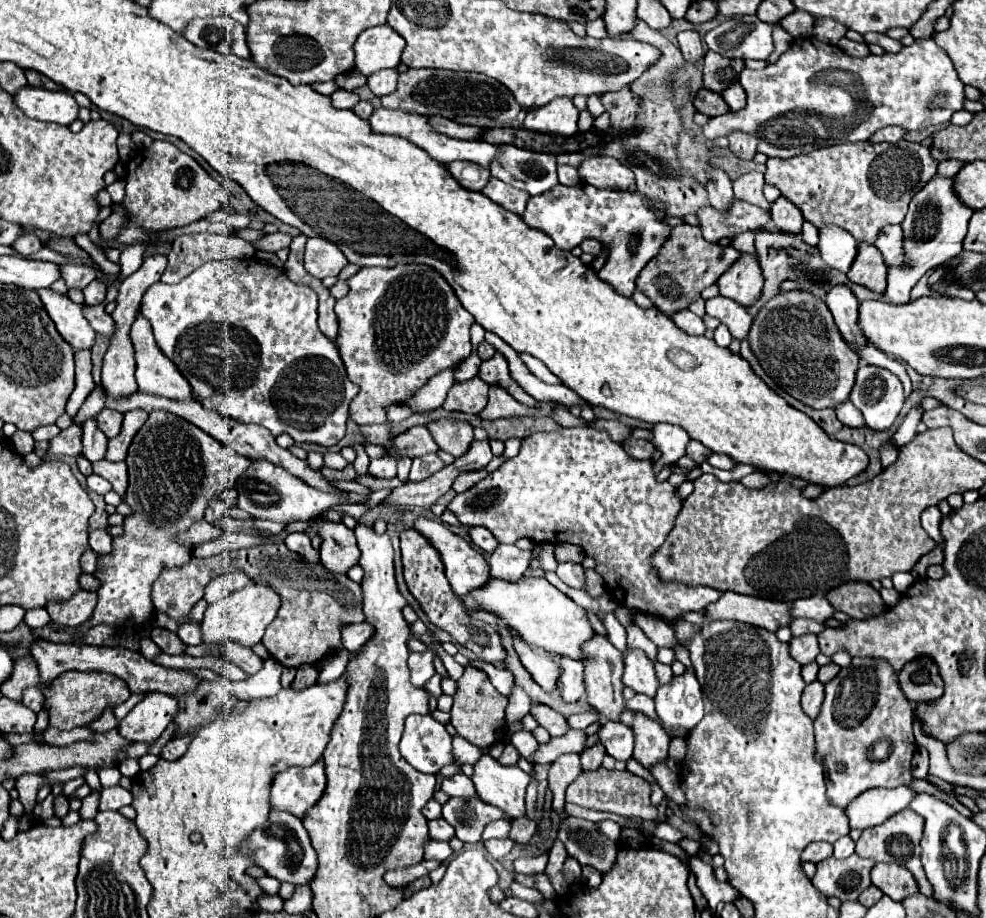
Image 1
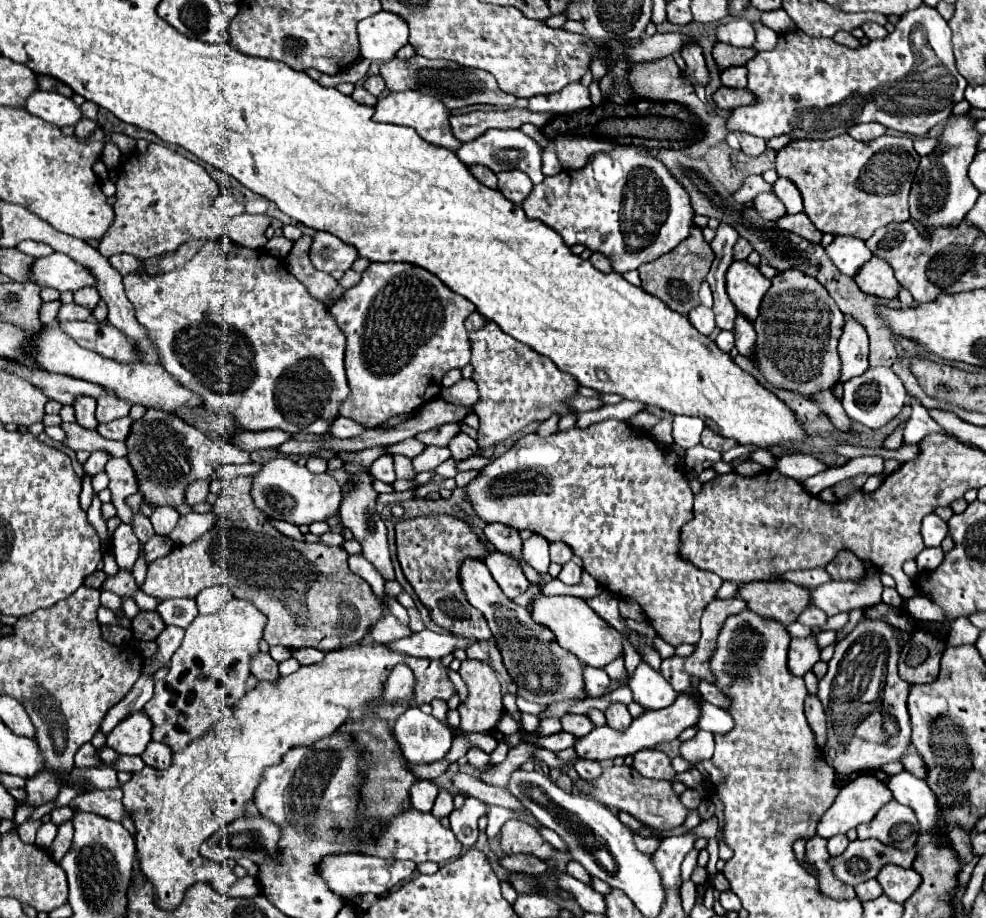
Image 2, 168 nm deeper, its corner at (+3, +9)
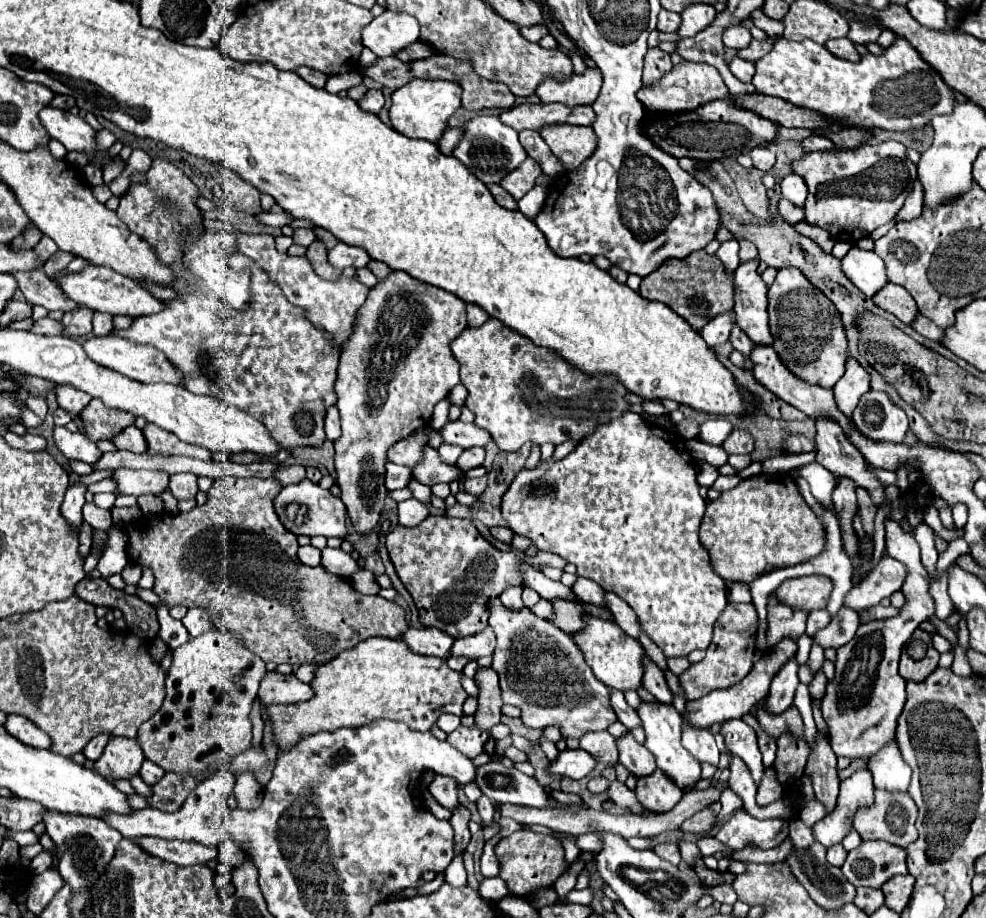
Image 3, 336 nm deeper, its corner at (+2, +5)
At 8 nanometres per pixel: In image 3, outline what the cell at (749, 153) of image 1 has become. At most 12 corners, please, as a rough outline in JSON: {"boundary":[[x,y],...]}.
{"boundary":[[757,147],[749,155],[759,171],[771,171],[775,151]]}

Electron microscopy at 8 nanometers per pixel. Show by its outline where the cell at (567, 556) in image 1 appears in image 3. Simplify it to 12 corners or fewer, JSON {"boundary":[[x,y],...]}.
{"boundary":[[431,515],[385,547],[419,621],[483,631],[489,599],[521,587],[517,561],[473,521]]}

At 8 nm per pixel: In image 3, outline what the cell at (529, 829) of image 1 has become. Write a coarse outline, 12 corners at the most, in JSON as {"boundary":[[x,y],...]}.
{"boundary":[[529,830],[495,847],[509,895],[529,899],[569,869],[555,837]]}

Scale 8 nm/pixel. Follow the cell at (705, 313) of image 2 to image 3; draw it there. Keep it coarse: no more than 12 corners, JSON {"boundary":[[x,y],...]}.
{"boundary":[[721,313],[705,325],[709,347],[727,343],[733,313]]}

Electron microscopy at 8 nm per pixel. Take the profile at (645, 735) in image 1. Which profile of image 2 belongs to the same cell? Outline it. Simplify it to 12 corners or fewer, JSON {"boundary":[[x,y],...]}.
{"boundary":[[640,749],[634,769],[650,779],[672,781],[670,757],[658,749]]}

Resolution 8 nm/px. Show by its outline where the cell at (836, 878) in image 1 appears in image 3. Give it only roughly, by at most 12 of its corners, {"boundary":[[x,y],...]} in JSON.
{"boundary":[[863,841],[841,871],[855,887],[879,889],[907,873],[905,849]]}

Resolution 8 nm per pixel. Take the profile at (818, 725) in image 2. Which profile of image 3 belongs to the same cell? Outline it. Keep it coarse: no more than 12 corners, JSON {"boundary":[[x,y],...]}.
{"boundary":[[821,735],[805,771],[829,815],[837,807],[837,757]]}

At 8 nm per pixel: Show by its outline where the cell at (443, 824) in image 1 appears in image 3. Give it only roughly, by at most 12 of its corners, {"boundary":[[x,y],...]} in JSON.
{"boundary":[[435,775],[431,795],[447,809],[455,809],[457,781]]}

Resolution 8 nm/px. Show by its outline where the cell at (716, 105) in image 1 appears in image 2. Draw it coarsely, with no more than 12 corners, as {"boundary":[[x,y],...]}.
{"boundary":[[720,87],[712,99],[720,109],[750,105],[748,89]]}

